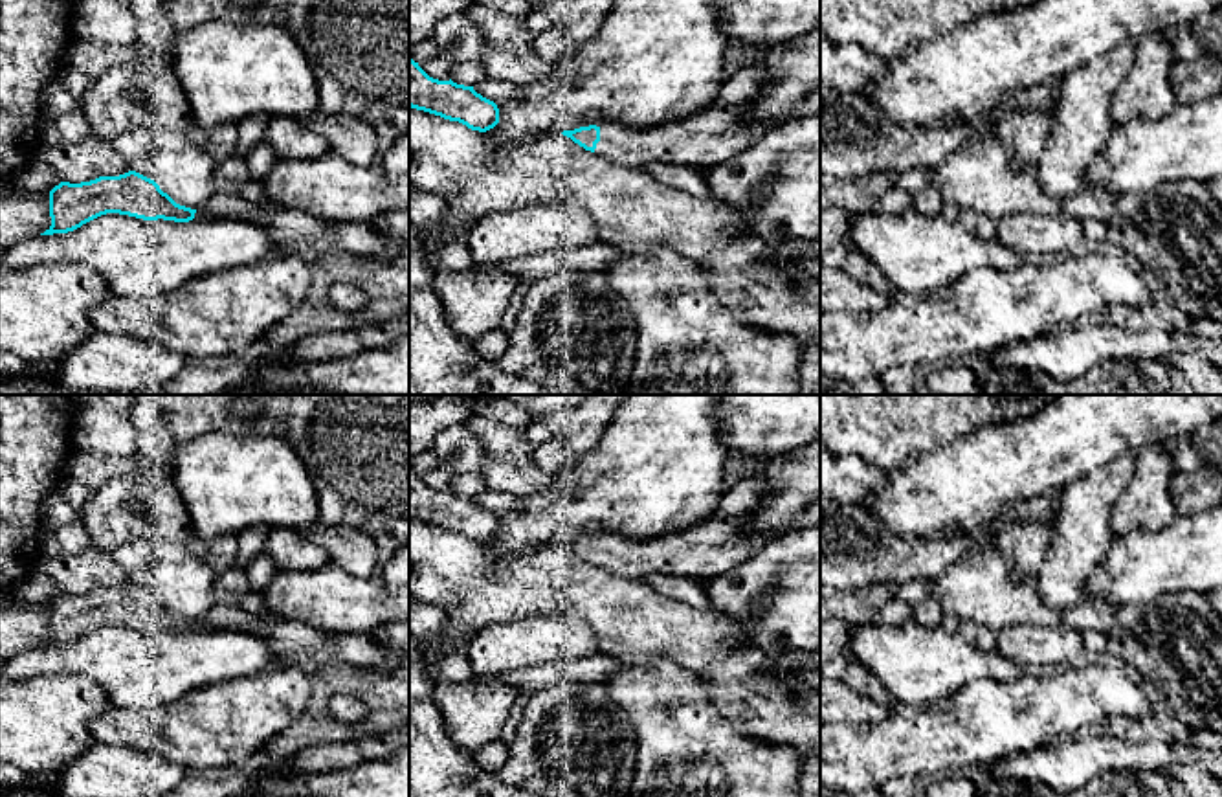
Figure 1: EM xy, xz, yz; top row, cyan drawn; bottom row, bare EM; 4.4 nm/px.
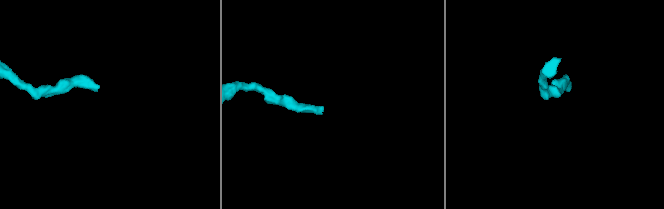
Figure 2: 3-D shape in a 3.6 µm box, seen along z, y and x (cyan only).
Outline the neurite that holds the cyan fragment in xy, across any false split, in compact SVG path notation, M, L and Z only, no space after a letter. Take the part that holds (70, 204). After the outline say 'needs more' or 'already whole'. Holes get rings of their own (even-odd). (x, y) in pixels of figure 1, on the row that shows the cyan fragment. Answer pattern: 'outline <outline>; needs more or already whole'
outline M128 171L119 176L99 176L90 182L61 182L55 185L50 191L51 226L40 235L68 233L106 213L174 222L218 219L217 215L176 204L154 180Z; needs more

